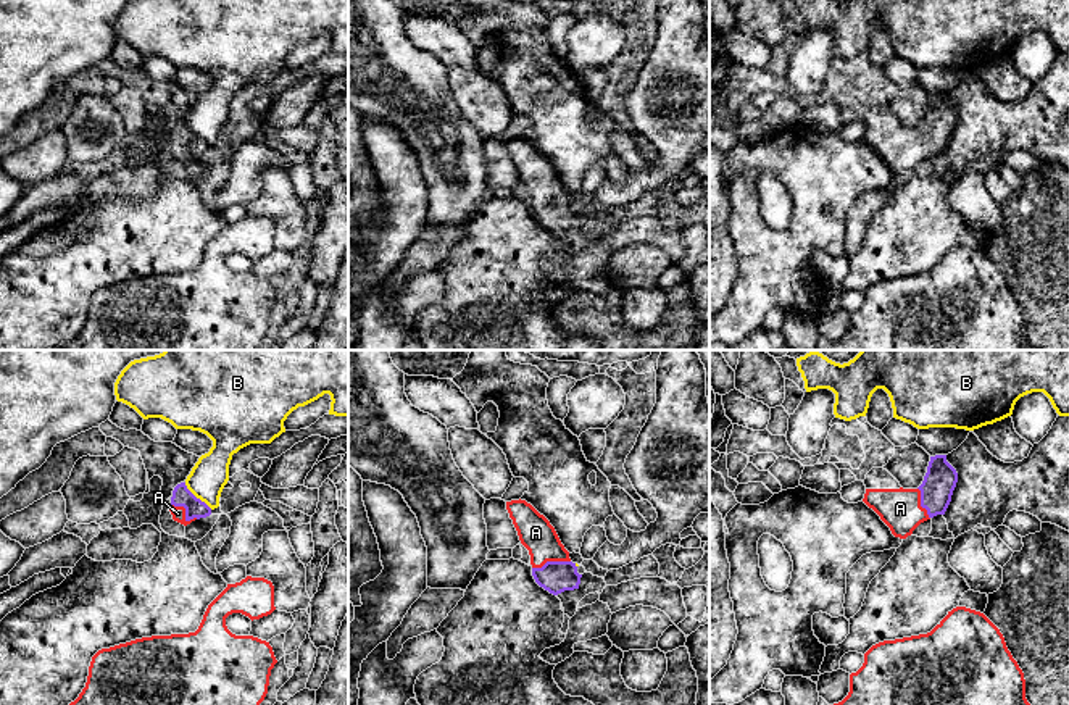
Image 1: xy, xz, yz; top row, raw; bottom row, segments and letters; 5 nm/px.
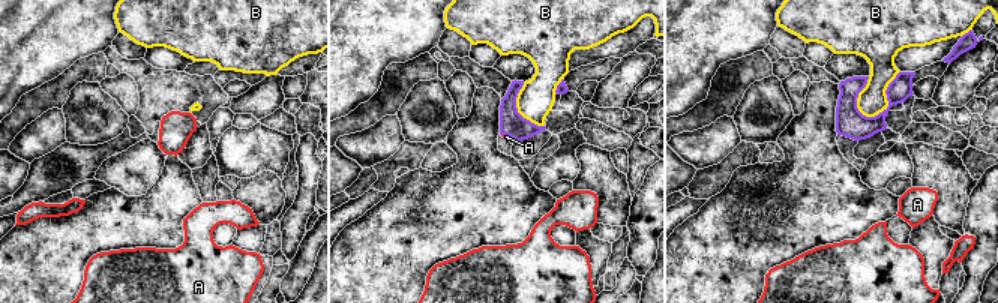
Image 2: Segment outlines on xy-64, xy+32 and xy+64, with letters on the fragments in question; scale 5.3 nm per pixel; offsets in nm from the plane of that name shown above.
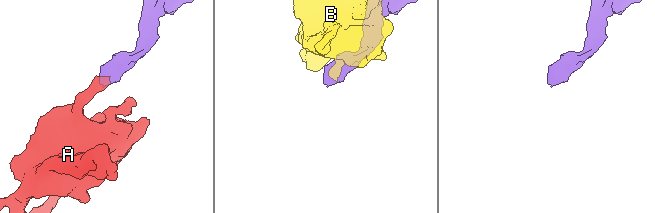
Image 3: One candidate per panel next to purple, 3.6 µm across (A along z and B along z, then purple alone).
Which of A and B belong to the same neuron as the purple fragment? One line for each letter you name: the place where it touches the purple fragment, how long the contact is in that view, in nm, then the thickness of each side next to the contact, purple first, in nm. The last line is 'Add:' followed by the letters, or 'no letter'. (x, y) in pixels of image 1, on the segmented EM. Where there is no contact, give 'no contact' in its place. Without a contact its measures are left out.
A: meets purple in xz at (550, 562); contact 200 nm long; 160 nm thick on the purple side, 170 nm on the other
Add: A

